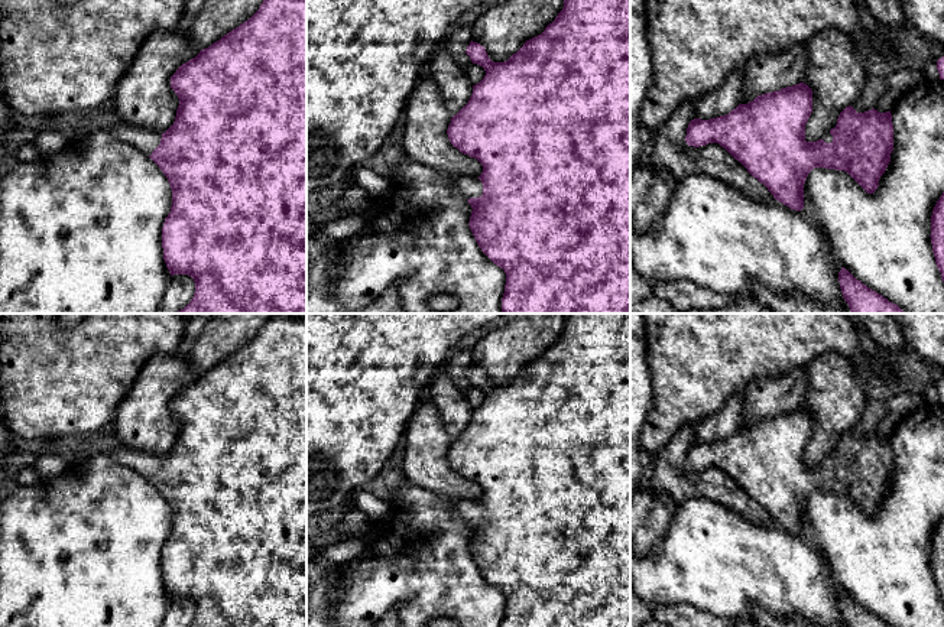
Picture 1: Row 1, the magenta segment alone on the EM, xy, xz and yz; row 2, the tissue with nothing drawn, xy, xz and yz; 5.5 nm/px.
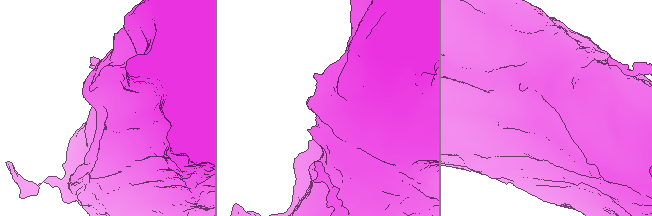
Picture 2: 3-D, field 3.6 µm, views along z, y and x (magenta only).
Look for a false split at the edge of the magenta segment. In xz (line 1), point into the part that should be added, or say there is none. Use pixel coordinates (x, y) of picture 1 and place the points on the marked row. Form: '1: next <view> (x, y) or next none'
1: next xz (466, 187)

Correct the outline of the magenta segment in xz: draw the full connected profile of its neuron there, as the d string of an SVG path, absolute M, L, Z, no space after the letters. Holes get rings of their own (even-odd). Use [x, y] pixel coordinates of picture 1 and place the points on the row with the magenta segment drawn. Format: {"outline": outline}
{"outline": "M564 0L564 7L545 30L526 40L523 46L505 62L493 62L484 46L470 42L465 53L473 64L484 68L484 78L473 85L468 103L451 118L447 134L454 147L470 157L477 159L483 172L479 178L457 176L452 183L452 194L465 198L471 205L470 230L481 251L506 273L505 293L502 298L503 314L630 314L630 0Z"}

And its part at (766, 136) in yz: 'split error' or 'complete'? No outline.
split error

